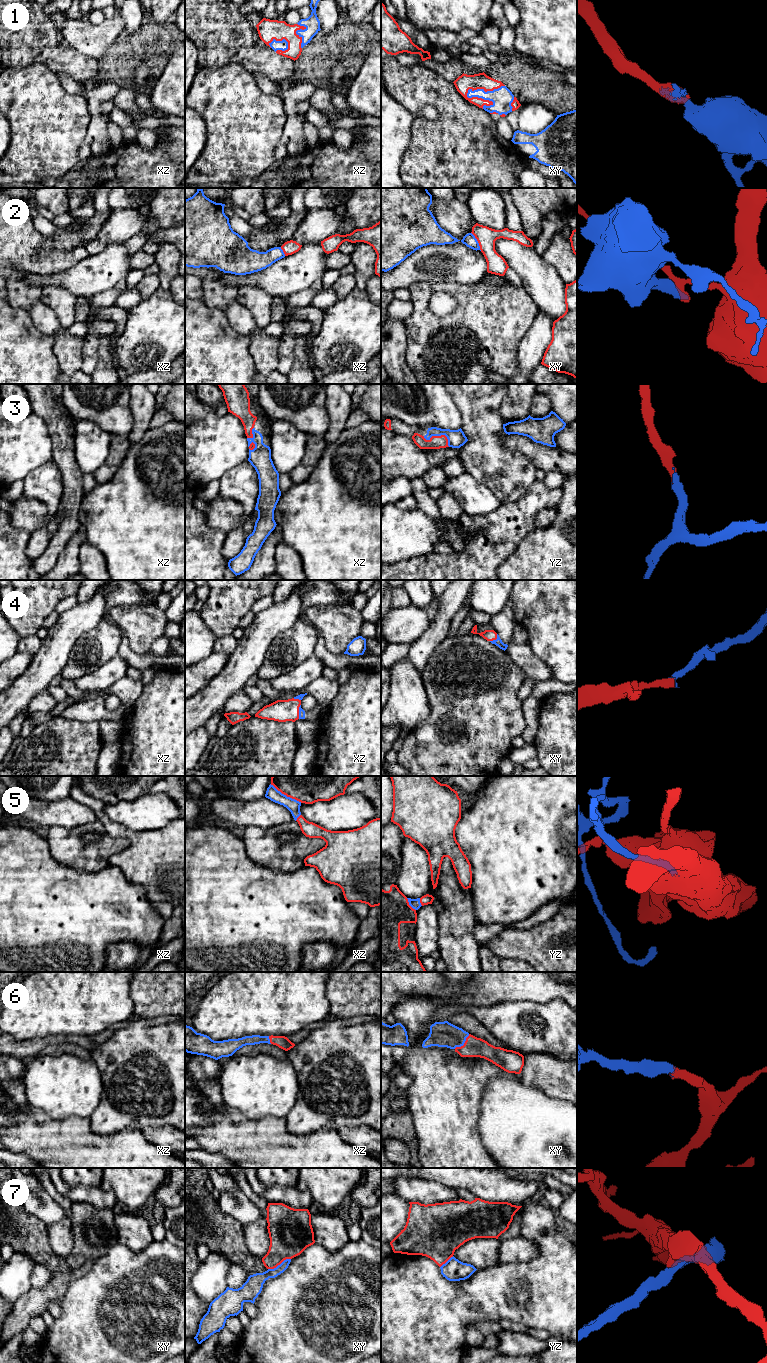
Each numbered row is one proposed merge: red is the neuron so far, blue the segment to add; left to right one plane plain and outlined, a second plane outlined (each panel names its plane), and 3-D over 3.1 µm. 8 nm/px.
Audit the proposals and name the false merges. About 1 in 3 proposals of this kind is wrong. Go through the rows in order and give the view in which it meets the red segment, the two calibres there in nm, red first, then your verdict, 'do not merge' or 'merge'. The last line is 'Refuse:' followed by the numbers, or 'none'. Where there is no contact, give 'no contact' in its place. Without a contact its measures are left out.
1: contact in xy; calibres 140 and 160 nm; merge
2: contact in xy; calibres 160 and 100 nm; do not merge
3: contact in yz; calibres 110 and 140 nm; merge
4: contact in xz; calibres 180 and 50 nm; merge
5: contact in xz; calibres 420 and 100 nm; merge
6: contact in xy; calibres 160 and 200 nm; merge
7: contact in xy; calibres 320 and 130 nm; do not merge
Refuse: 2, 7

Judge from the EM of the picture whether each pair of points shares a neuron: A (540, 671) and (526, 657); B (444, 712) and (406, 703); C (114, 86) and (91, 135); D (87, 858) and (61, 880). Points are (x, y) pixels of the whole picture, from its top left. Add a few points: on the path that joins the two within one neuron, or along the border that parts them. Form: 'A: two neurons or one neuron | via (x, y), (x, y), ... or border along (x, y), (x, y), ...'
A: one neuron | via (537, 668), (529, 660)
B: two neurons | border along (425, 687), (430, 715), (416, 727)
C: one neuron | via (101, 97), (96, 102), (96, 122)
D: two neurons | border along (54, 858), (60, 863), (78, 870), (98, 871)

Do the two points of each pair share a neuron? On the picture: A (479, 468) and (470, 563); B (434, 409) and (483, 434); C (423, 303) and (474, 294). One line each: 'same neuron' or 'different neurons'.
A: different neurons
B: different neurons
C: same neuron

